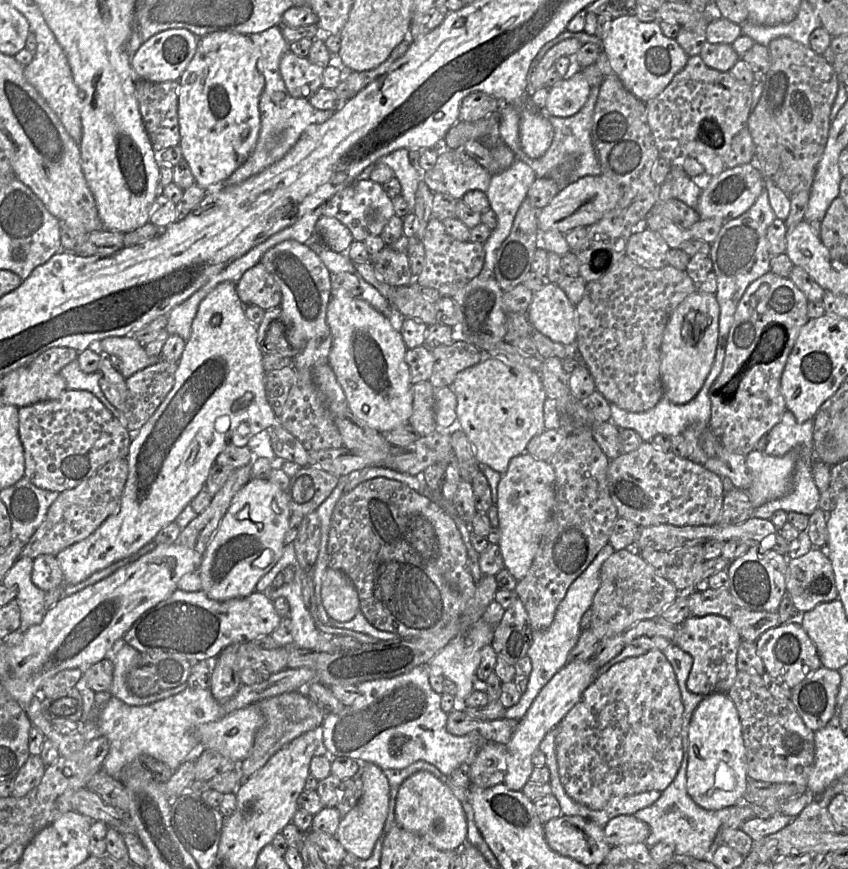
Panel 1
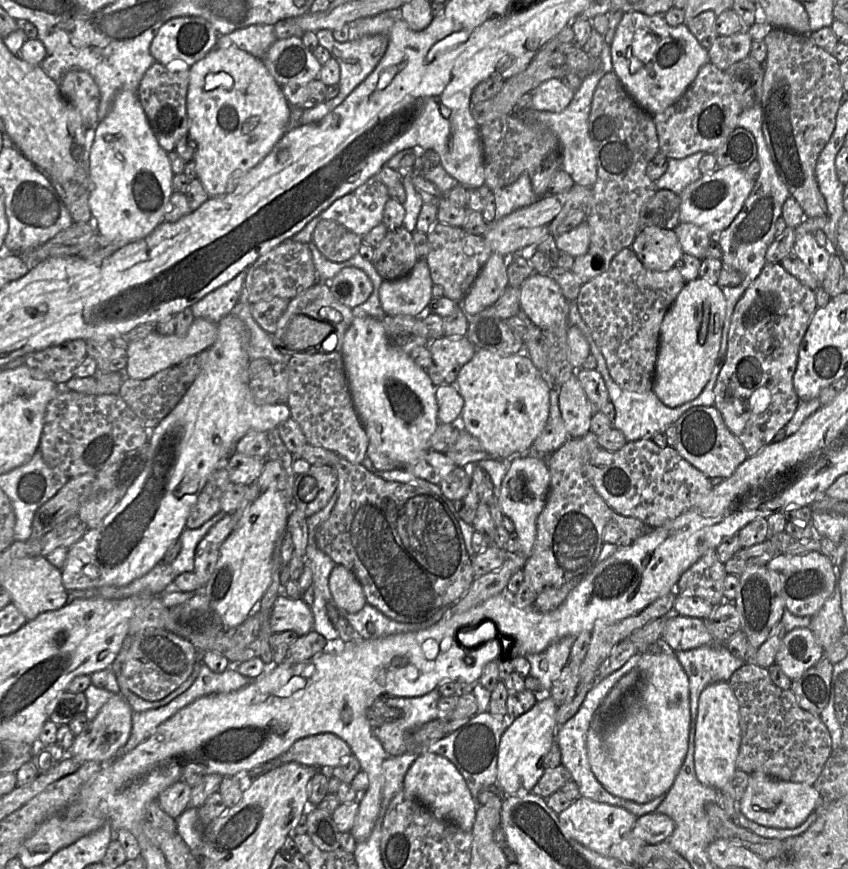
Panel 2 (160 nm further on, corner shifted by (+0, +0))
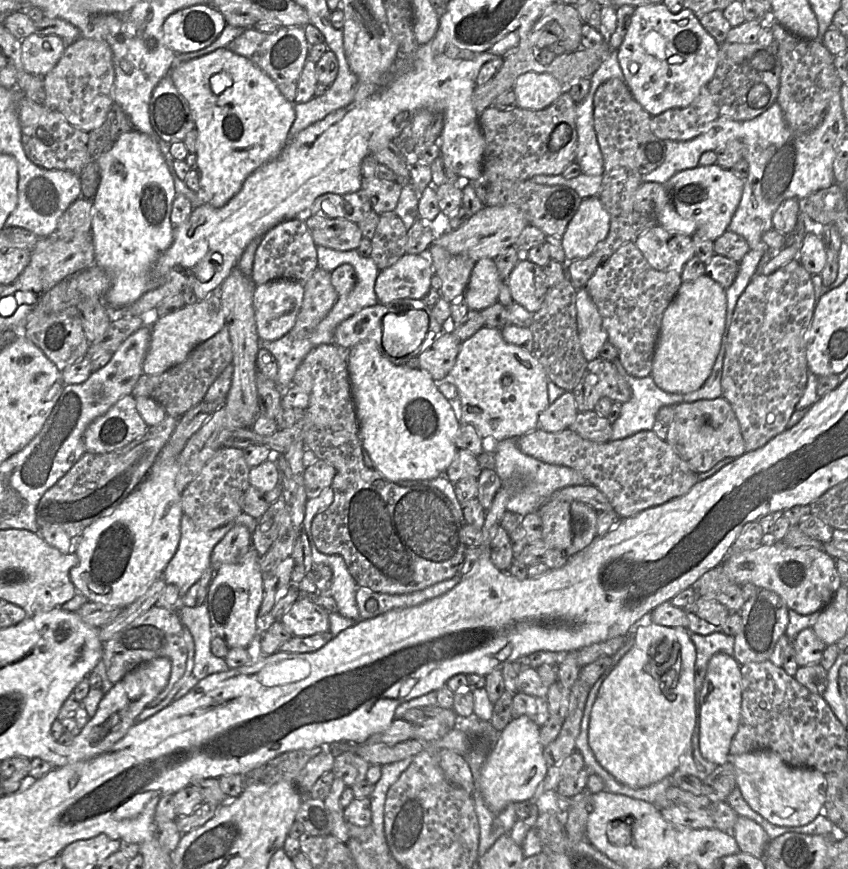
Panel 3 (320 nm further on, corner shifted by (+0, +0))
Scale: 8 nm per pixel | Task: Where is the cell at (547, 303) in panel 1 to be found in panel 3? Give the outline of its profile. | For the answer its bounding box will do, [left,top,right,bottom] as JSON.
[507,256,548,314]

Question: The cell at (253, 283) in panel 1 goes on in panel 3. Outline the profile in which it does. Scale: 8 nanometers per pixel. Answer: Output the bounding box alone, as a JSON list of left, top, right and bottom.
[251,216,318,285]

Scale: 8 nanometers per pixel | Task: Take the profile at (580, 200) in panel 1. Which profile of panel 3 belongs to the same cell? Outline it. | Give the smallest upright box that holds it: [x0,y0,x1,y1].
[434,206,529,262]

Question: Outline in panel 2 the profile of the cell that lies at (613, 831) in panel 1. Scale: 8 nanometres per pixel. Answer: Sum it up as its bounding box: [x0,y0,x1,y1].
[633,812,675,845]

